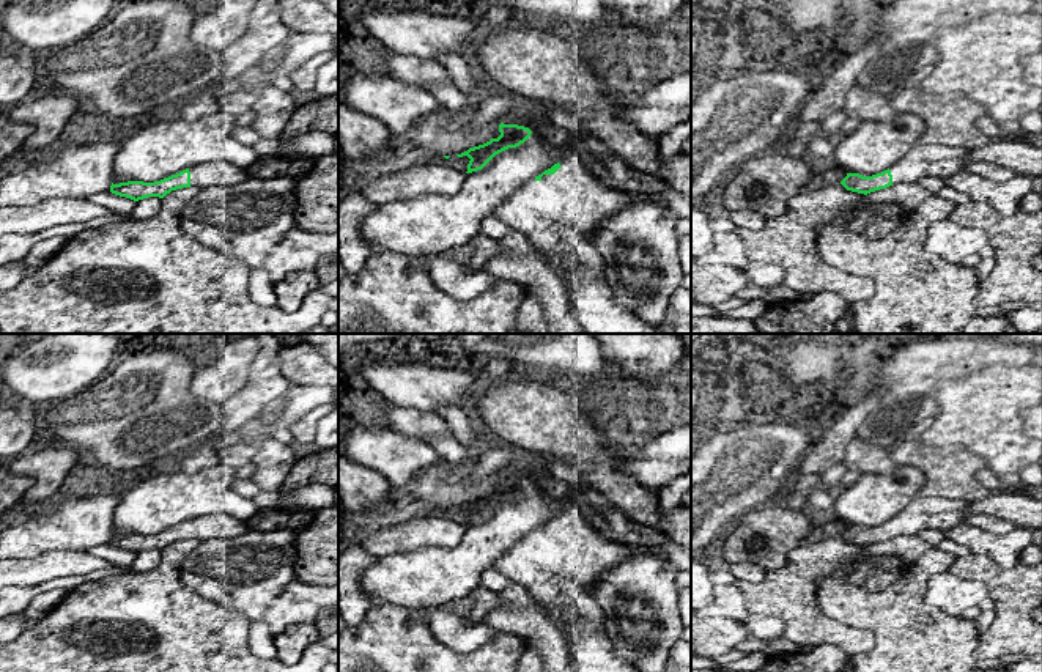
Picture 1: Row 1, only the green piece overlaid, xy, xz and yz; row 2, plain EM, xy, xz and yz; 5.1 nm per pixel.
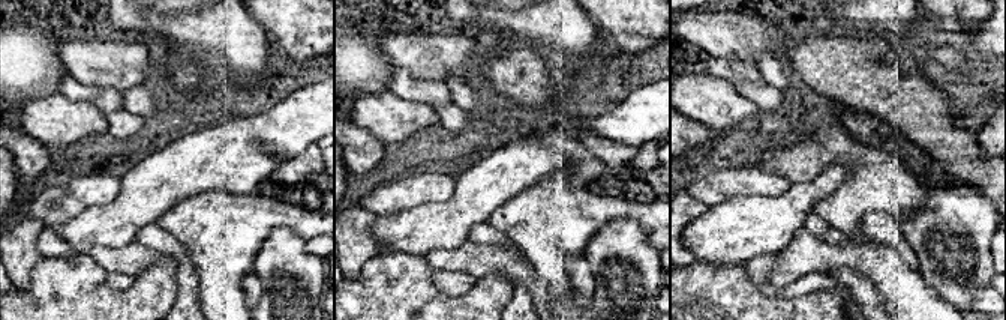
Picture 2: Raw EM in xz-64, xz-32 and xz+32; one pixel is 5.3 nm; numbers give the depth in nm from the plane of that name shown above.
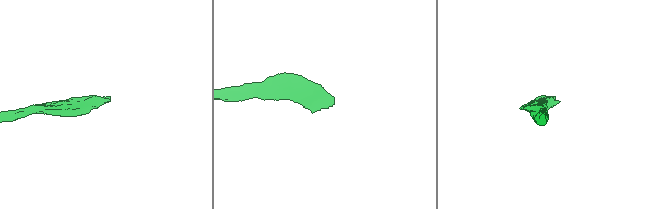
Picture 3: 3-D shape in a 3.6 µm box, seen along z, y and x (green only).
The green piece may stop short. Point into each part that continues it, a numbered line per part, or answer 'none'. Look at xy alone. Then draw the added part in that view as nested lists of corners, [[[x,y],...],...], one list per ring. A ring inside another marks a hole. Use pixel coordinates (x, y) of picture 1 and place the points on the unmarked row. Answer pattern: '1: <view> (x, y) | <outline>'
1: xy (211, 526) | [[[225,513],[206,515],[189,519],[190,538],[206,541],[212,538],[235,538],[250,529],[249,521],[241,521]]]

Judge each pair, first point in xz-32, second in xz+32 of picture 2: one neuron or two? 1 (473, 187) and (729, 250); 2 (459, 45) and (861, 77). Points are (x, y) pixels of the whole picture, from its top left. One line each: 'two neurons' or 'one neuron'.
1: one neuron
2: two neurons

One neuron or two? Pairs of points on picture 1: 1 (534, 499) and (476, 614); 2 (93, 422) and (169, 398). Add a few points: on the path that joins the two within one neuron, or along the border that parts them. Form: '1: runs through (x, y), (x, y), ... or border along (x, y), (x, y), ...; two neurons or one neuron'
1: border along (479, 584), (465, 598); two neurons
2: runs through (112, 420), (126, 420), (150, 403); one neuron

